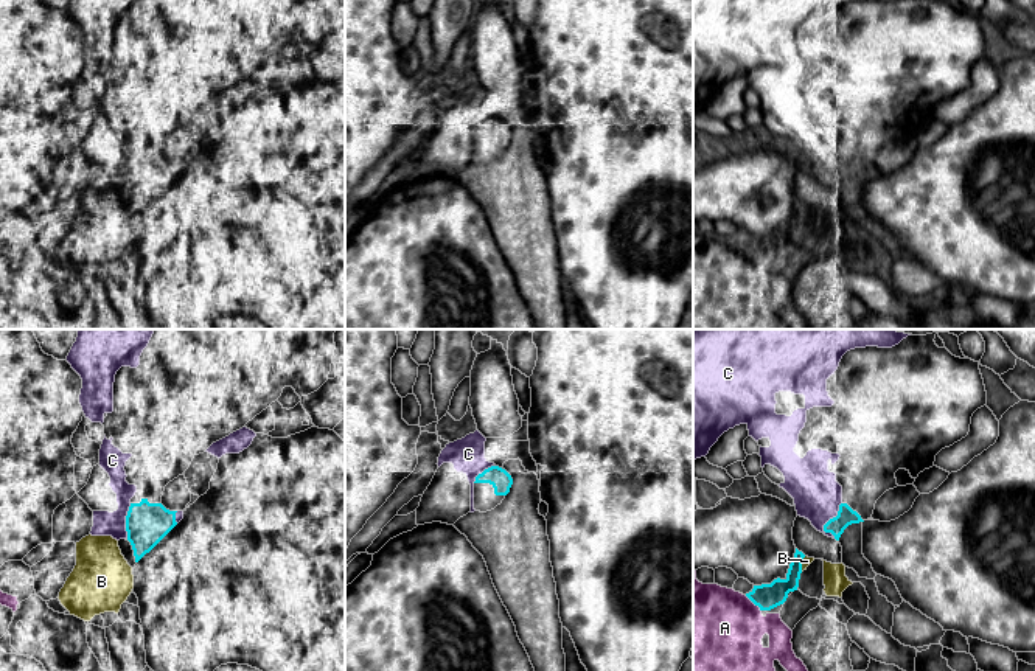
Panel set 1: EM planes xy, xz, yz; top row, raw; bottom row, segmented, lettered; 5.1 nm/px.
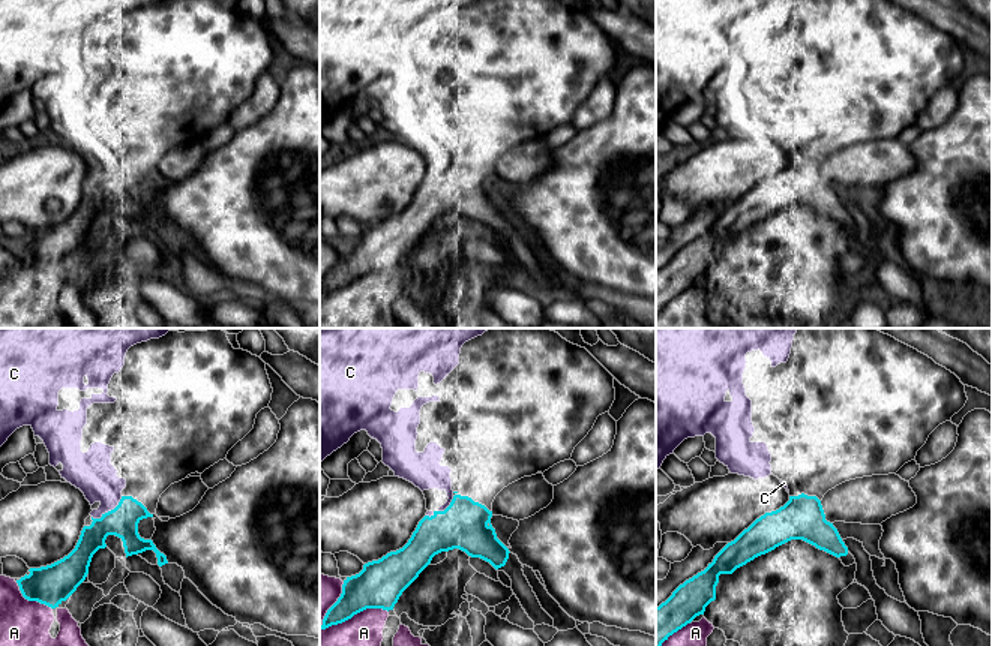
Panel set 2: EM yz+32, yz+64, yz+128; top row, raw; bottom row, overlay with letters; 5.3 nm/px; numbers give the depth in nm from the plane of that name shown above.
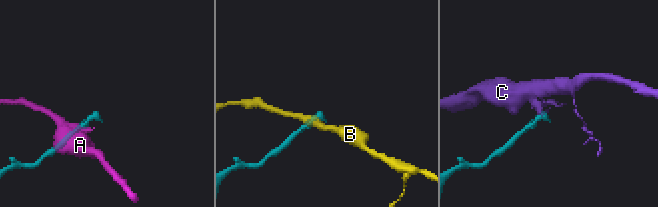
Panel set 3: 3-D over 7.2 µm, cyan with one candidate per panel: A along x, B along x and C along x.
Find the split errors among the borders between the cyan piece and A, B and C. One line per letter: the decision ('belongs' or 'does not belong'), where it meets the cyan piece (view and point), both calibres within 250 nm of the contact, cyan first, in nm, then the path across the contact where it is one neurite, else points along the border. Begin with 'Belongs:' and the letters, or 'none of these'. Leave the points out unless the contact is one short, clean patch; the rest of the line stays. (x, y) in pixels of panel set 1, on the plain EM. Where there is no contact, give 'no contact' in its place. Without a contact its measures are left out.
Belongs: none of these
A: does not belong; contact yz (754, 255); calibres 140 and 460 nm
B: does not belong; contact yz (801, 216); calibres 140 and 50 nm; border yz (805, 208), (801, 222)
C: does not belong; contact yz (829, 173); calibres 100 and 240 nm

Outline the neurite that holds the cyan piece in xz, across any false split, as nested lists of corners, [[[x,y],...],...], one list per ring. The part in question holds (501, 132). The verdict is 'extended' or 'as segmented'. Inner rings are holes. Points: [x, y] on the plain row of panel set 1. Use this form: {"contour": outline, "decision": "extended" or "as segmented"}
{"contour": [[[491,118],[476,129],[474,134],[474,162],[486,165],[502,155],[513,137],[511,127],[499,120]]], "decision": "extended"}

